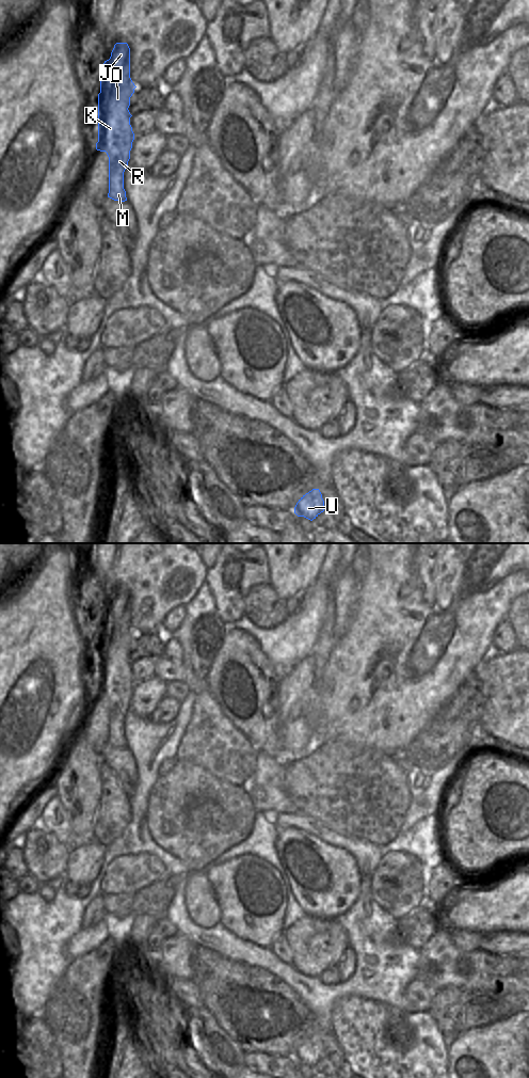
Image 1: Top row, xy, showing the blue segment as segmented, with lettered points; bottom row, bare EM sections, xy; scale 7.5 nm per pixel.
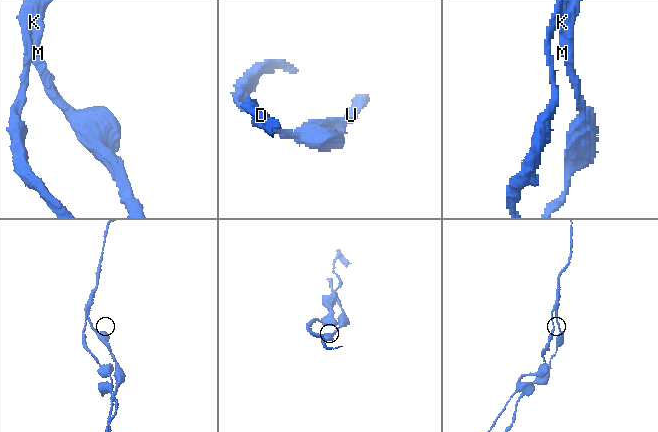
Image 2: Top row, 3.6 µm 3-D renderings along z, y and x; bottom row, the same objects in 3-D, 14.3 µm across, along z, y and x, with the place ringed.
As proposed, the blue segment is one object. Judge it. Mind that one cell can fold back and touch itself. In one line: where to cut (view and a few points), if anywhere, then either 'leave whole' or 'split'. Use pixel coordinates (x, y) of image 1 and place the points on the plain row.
cut xy (98, 656), (117, 655), (129, 664); split

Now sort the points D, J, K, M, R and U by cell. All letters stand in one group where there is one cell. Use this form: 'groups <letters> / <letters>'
groups D J / K M R U

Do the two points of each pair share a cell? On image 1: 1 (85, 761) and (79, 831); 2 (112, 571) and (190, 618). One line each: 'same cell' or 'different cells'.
1: same cell
2: different cells

